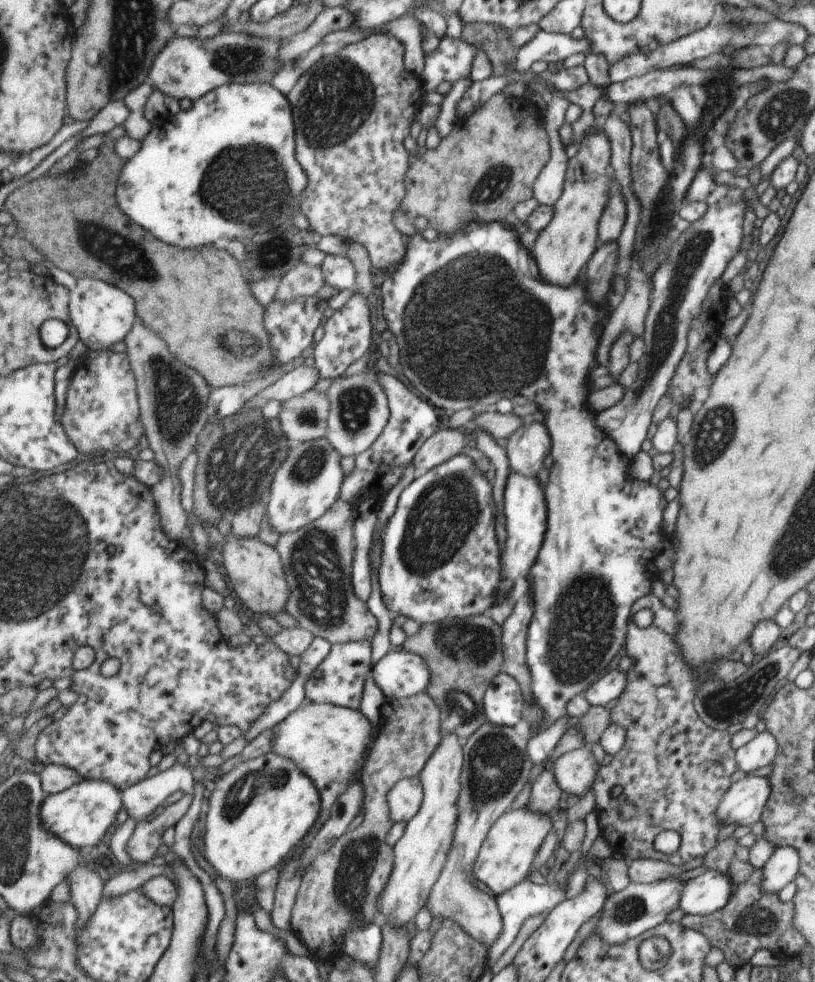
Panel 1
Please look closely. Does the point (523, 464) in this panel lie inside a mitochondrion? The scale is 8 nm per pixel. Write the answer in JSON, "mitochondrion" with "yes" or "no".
{"mitochondrion":"no"}

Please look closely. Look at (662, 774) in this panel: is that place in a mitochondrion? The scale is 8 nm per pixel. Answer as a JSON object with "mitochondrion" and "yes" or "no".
{"mitochondrion":"no"}

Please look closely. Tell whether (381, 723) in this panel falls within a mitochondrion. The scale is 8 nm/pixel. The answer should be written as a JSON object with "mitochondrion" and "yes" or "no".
{"mitochondrion":"no"}

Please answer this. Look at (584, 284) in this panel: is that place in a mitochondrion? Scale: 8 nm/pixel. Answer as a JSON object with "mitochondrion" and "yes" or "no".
{"mitochondrion":"no"}

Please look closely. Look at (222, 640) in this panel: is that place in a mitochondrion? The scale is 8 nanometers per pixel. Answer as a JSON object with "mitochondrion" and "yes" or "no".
{"mitochondrion":"no"}

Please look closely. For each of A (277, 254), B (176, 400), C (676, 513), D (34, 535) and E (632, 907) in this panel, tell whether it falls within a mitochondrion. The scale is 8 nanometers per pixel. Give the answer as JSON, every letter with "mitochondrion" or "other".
{"A":"mitochondrion","B":"mitochondrion","C":"other","D":"mitochondrion","E":"mitochondrion"}

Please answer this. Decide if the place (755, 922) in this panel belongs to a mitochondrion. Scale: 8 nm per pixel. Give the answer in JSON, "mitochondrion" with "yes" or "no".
{"mitochondrion":"yes"}

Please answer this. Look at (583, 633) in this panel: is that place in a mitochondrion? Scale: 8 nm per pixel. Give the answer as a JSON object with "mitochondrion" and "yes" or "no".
{"mitochondrion":"yes"}

